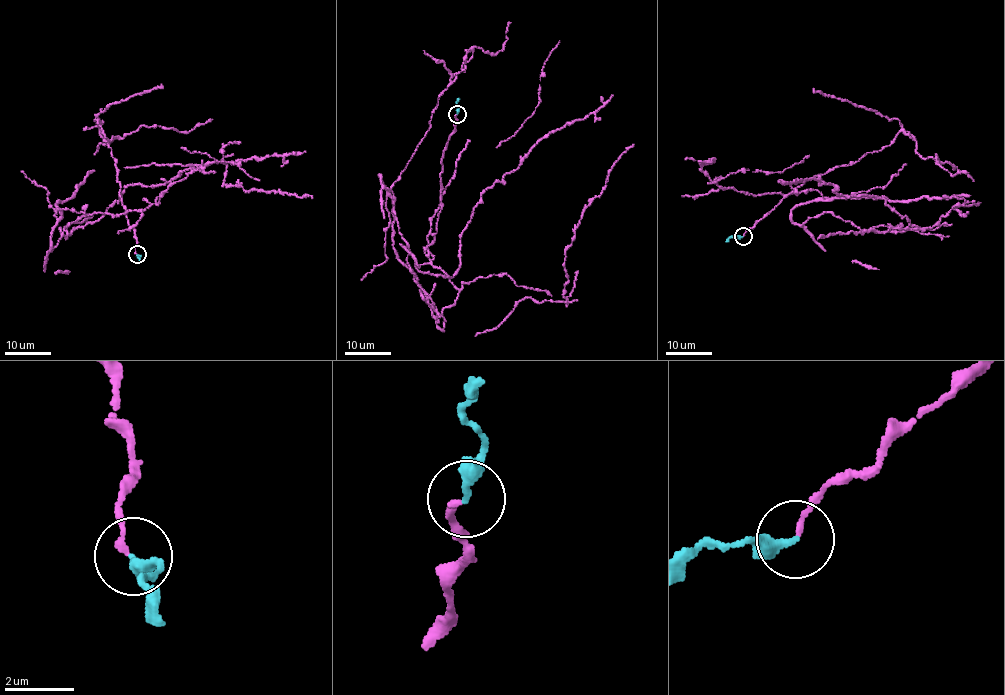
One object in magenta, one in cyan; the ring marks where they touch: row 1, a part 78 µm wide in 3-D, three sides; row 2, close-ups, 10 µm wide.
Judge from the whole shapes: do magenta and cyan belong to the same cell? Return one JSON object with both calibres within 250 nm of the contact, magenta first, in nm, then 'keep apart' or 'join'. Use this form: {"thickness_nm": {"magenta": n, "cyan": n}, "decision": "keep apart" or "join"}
{"thickness_nm": {"magenta": 140, "cyan": 240}, "decision": "join"}

